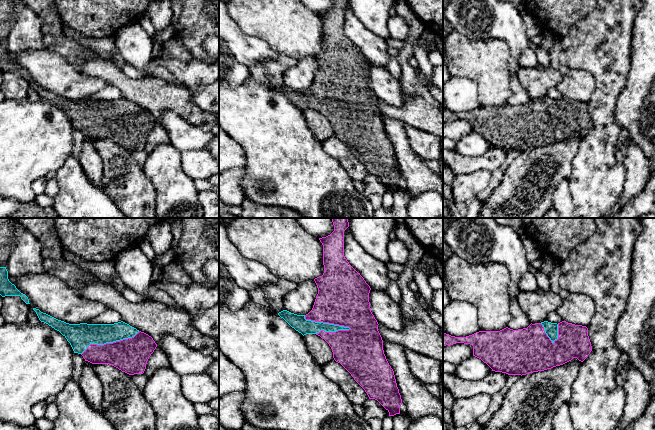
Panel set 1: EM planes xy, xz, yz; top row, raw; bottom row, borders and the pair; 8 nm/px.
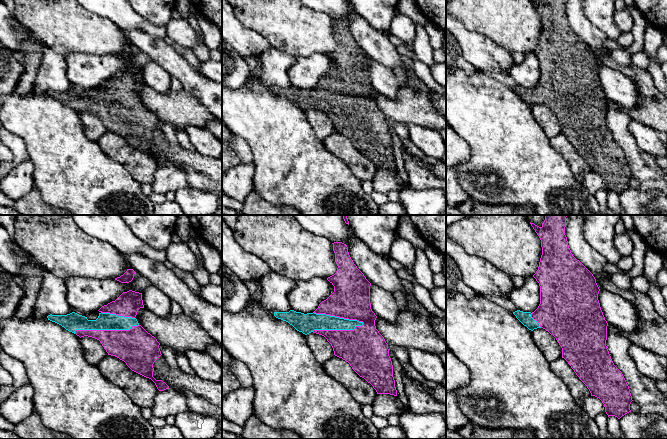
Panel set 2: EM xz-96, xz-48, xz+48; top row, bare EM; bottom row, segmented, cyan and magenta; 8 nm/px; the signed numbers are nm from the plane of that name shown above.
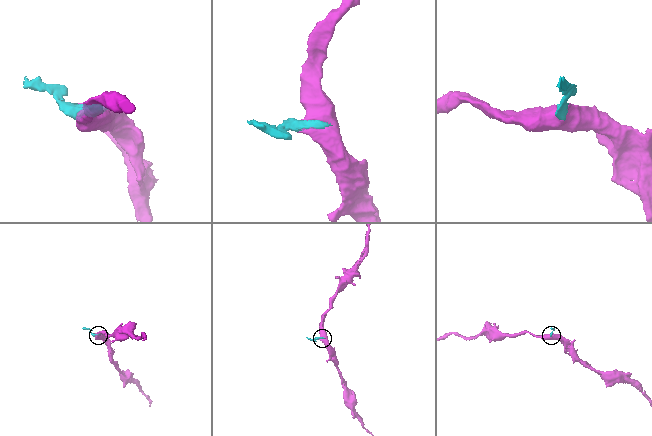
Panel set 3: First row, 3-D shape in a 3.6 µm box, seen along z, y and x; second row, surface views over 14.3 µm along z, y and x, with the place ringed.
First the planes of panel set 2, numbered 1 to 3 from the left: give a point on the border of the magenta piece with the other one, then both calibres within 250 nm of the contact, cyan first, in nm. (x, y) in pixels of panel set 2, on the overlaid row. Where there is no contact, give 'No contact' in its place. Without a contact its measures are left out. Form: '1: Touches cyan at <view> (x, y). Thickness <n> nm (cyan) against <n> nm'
1: Touches cyan at xz-96 (105, 329). Thickness 140 nm (cyan) against 280 nm
2: Touches cyan at xz-48 (338, 317). Thickness 150 nm (cyan) against 300 nm
3: Touches cyan at xz+48 (535, 320). Thickness 100 nm (cyan) against 420 nm

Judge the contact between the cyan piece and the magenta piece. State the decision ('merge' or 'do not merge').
merge

